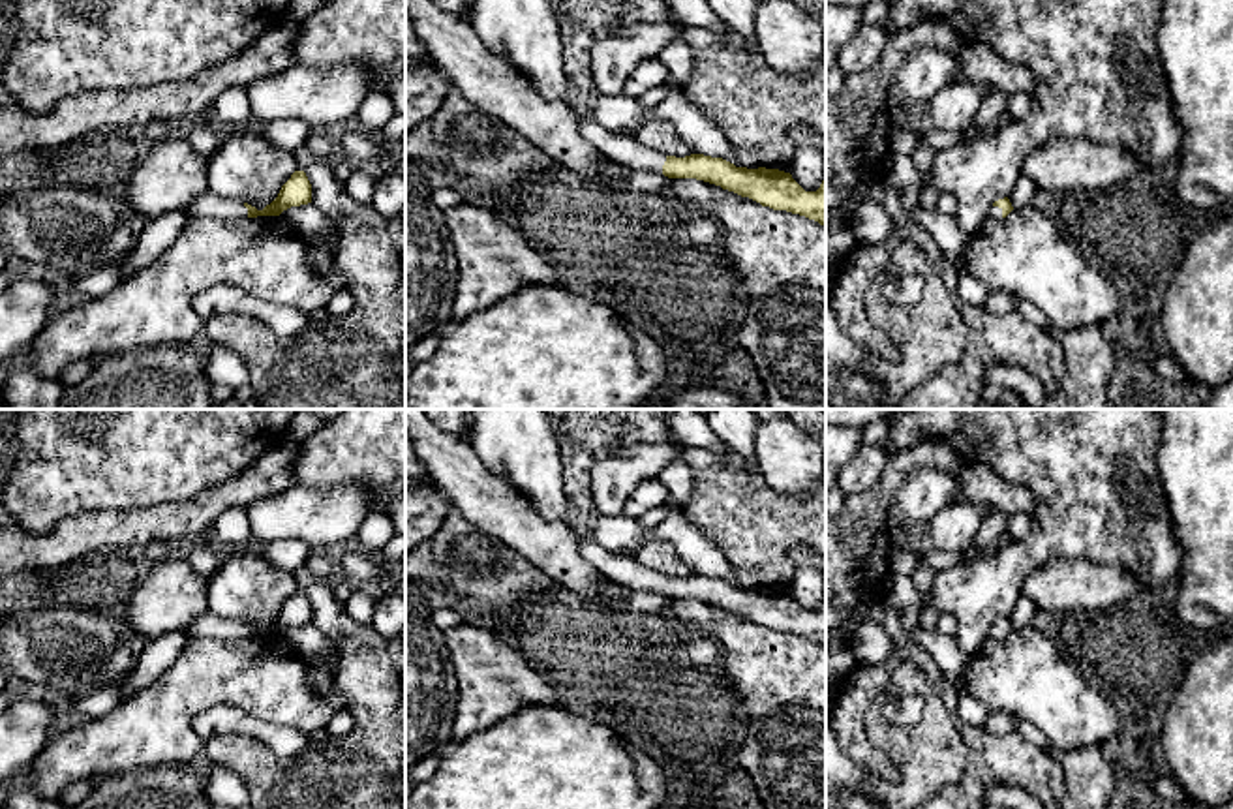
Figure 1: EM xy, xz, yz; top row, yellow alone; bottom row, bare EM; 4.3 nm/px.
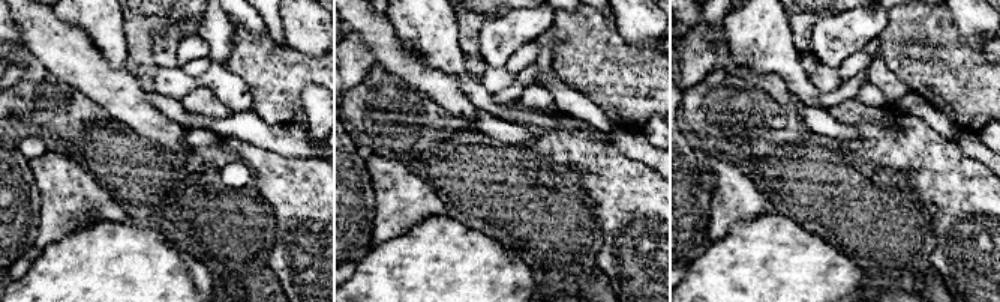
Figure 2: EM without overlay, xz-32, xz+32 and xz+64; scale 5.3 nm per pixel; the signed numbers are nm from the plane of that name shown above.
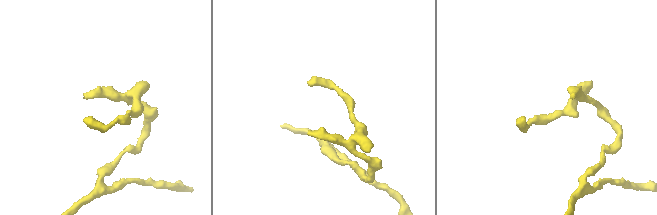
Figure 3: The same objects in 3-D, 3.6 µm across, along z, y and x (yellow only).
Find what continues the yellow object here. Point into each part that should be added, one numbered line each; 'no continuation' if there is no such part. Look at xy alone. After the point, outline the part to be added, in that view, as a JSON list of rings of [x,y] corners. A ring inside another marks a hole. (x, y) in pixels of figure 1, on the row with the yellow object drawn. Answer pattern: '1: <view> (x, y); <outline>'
1: xy (207, 205); [[[210,190],[197,195],[184,210],[190,218],[248,218],[244,203],[214,195]]]

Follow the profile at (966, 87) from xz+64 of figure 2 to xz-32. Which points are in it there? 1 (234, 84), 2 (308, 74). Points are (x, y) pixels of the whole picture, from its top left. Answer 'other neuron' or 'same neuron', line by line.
1: other neuron
2: same neuron

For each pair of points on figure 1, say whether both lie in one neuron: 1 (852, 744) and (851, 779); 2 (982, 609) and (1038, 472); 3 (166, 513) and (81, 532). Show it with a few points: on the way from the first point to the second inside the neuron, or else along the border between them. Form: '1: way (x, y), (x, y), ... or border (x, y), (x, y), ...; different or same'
1: border (845, 751), (854, 761), (892, 781); different
2: way (1006, 575), (1051, 530), (1051, 505); same
3: way (145, 526), (102, 530); same

